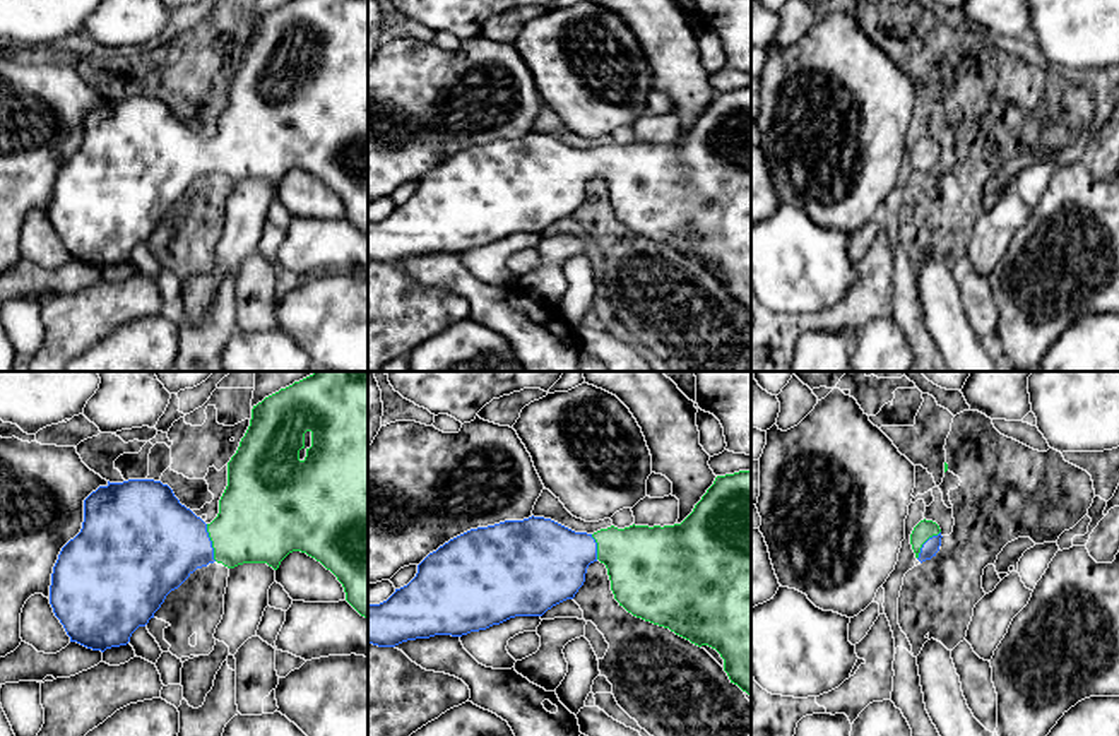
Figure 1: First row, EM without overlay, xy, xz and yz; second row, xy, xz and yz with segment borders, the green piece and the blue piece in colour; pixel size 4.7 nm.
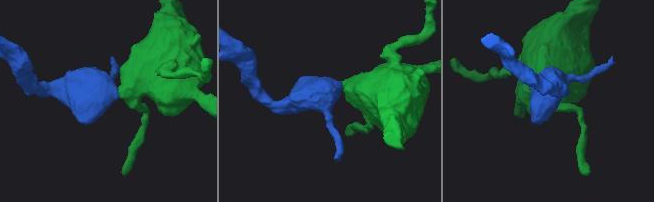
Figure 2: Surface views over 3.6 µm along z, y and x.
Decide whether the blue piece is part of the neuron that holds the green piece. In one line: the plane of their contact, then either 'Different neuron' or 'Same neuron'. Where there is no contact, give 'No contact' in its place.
Touches green in xy. Same neuron

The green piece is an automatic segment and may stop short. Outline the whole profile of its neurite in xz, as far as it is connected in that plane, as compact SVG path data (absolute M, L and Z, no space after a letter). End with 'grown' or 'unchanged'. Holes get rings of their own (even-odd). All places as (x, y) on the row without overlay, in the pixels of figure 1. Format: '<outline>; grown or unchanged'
M751 86L739 87L734 91L717 92L713 101L695 122L693 128L681 140L674 140L674 142L648 144L648 142L633 140L625 145L618 145L611 142L594 151L587 151L587 149L575 149L551 135L532 132L524 137L505 137L494 142L471 145L450 156L436 168L429 169L417 181L416 193L407 202L395 205L395 209L387 217L380 221L368 221L368 260L378 264L395 264L407 257L429 255L435 252L462 253L471 248L479 248L493 241L500 241L515 233L542 233L553 223L575 214L575 211L585 199L585 190L589 181L597 176L604 180L607 185L611 207L614 211L614 216L619 219L619 223L623 223L628 229L631 229L636 234L669 245L676 252L690 257L698 264L708 262L715 265L724 276L724 288L727 289L731 300L737 301L743 308L746 308L751 313Z; grown

